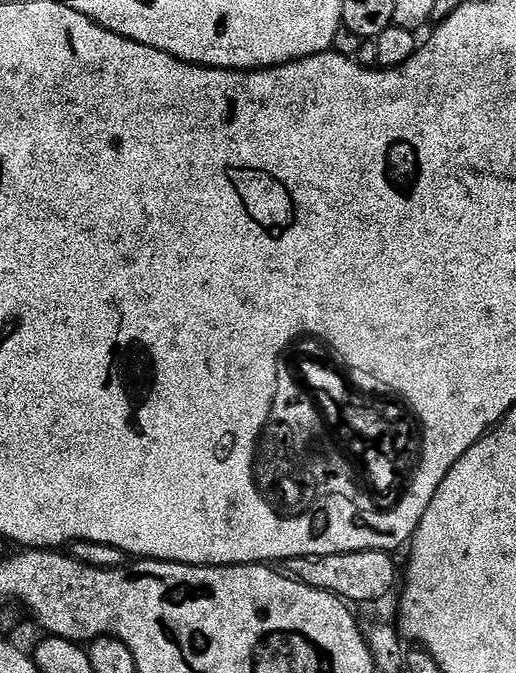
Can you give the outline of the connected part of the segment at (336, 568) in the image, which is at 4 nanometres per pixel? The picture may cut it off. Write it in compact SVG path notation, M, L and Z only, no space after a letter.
M339 552L329 556L296 556L293 560L283 561L282 571L291 580L302 582L314 590L334 594L345 602L351 602L353 605L368 604L371 600L382 599L395 586L396 564L392 559L393 557L387 552Z

